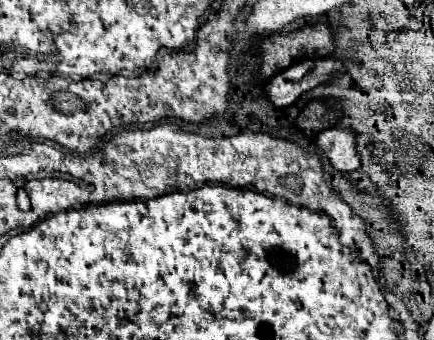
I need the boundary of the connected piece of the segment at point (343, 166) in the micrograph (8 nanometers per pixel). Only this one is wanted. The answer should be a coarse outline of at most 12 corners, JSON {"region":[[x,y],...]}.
{"region":[[349,128],[319,134],[319,148],[339,172],[361,166]]}

